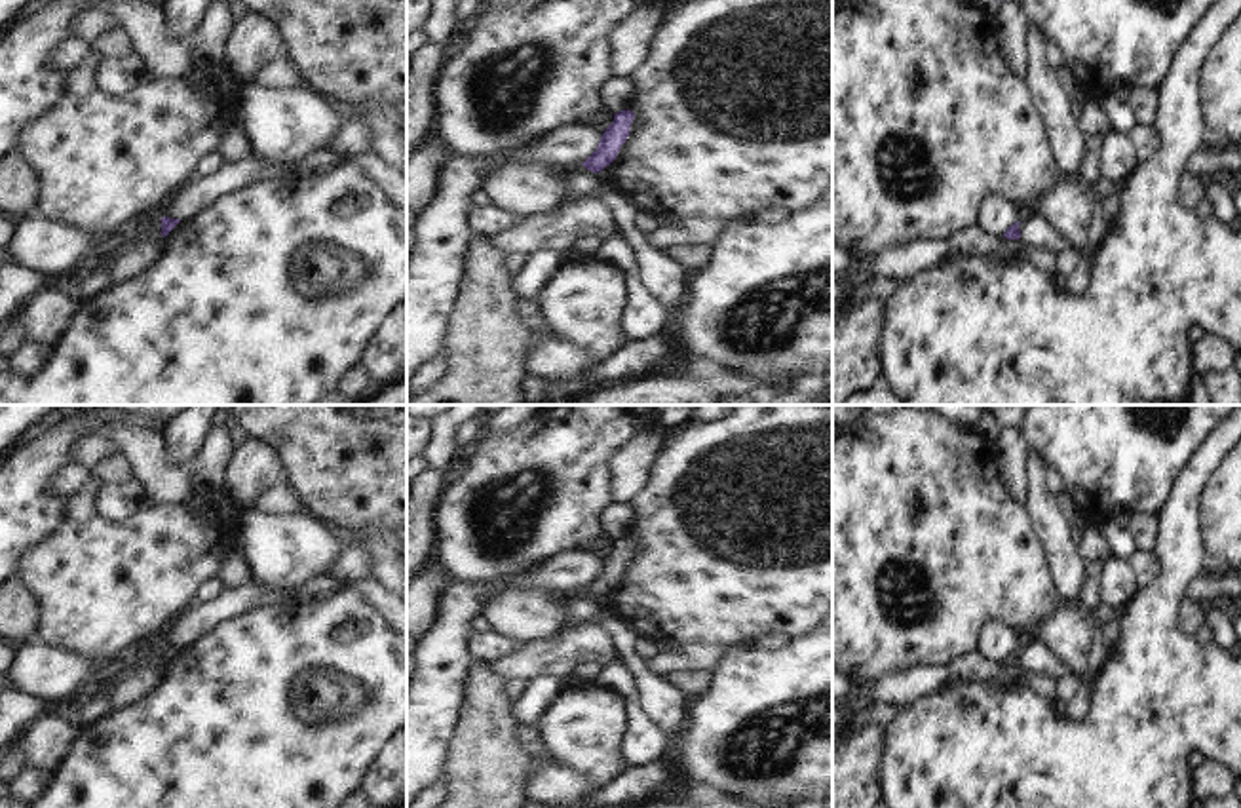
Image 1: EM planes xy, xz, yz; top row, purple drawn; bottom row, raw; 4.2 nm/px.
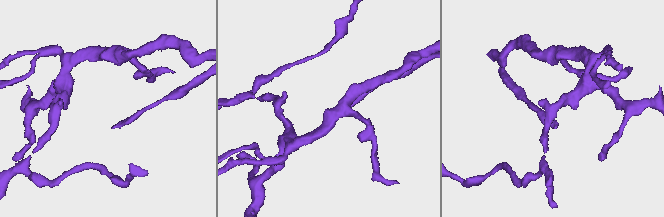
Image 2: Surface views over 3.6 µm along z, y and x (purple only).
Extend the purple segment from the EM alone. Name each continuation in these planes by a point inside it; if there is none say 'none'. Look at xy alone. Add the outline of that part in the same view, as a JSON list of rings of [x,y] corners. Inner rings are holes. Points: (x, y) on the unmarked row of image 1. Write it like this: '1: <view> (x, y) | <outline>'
none

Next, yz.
none

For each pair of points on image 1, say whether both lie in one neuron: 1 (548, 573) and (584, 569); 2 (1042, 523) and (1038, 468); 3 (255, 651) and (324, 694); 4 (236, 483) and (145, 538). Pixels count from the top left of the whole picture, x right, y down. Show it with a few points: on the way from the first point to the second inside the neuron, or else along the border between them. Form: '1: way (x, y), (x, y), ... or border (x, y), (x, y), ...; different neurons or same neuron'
1: way (557, 573), (574, 569); same neuron
2: way (1042, 510), (1038, 481); same neuron
3: way (272, 668), (284, 679), (306, 679); same neuron
4: border (219, 487), (236, 504), (248, 508); different neurons

